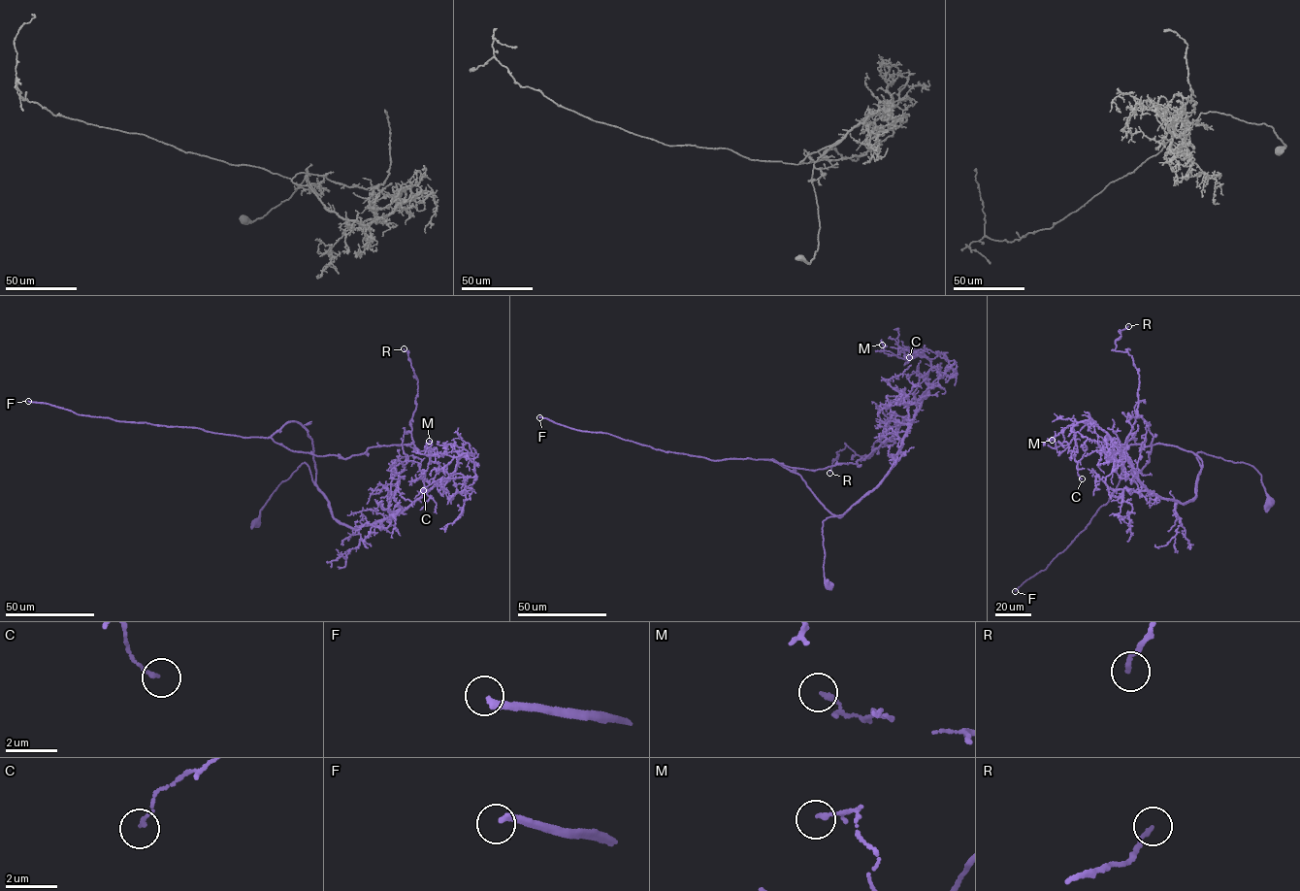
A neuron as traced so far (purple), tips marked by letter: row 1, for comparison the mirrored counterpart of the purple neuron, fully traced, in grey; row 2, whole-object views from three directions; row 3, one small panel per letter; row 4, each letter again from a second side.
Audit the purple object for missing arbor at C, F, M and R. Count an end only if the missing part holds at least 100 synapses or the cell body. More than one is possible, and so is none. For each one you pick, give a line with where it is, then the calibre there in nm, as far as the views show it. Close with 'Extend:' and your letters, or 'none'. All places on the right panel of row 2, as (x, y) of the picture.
F: place (1015, 591); calibre 260 nm
Extend: F

